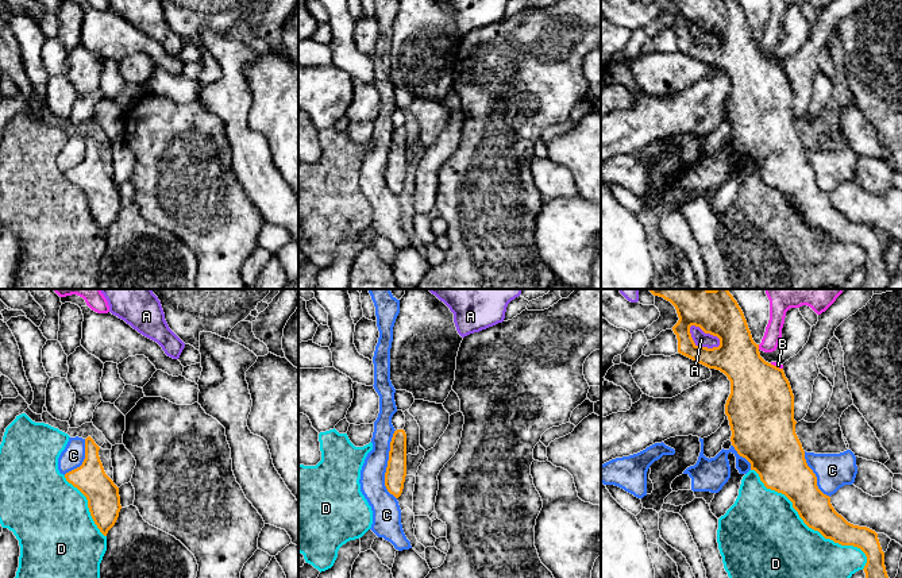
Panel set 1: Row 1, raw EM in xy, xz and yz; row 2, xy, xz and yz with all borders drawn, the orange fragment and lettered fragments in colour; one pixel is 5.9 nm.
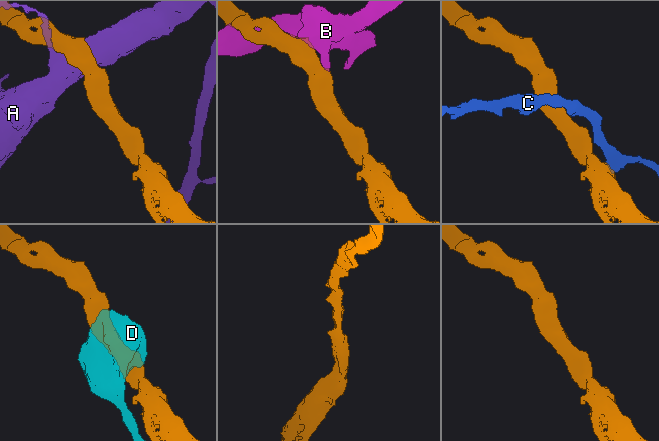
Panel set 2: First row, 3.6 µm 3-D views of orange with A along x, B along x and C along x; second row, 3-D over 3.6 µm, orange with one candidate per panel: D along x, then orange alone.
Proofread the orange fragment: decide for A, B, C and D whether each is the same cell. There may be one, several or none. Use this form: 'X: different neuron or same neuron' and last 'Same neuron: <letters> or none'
A: different neuron
B: different neuron
C: different neuron
D: different neuron
Same neuron: none

